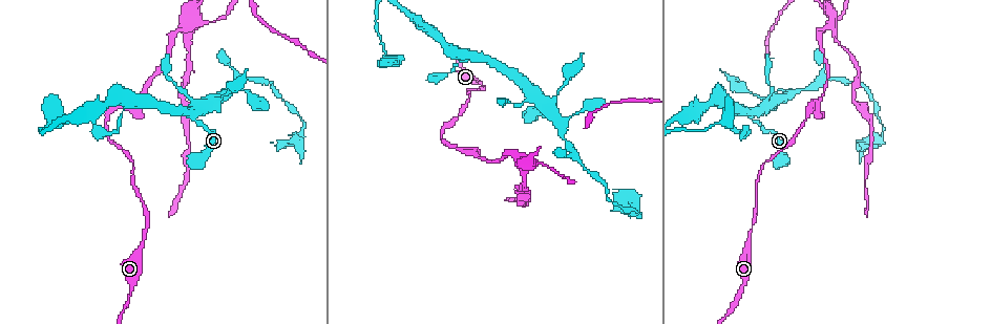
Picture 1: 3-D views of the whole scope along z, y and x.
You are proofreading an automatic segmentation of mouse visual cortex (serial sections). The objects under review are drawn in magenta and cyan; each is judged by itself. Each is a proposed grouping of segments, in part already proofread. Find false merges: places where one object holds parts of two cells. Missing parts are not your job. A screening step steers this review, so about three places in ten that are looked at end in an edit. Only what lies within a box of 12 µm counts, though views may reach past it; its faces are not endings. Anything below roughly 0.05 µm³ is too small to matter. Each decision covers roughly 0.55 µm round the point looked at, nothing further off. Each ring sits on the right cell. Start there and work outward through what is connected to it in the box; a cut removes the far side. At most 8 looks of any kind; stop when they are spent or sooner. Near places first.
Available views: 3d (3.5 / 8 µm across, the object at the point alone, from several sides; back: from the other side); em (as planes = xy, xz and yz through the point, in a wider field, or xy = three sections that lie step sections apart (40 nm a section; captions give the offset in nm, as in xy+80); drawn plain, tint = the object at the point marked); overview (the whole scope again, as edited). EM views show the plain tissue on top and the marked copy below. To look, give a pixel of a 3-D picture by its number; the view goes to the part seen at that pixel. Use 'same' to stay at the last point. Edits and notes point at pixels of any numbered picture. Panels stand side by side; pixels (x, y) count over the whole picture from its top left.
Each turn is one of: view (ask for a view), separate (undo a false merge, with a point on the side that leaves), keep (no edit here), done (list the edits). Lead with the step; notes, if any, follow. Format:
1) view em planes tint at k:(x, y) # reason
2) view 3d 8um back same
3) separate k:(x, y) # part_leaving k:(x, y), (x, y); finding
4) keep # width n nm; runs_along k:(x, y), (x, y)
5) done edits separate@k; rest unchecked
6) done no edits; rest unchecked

view 3d 3.5um at 1:(462, 151) # a fork

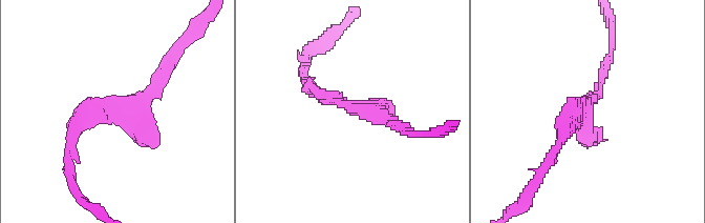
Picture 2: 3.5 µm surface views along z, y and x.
view em xy step 5 tint at 2:(354, 109)

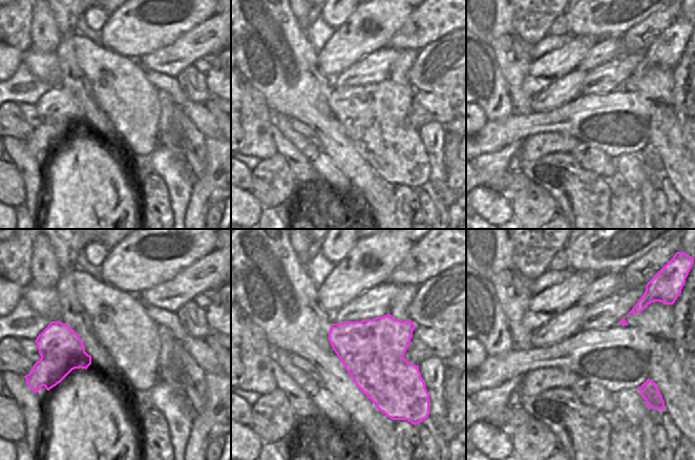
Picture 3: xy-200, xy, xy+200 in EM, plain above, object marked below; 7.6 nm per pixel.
view em xy step 2 tint same # another direction

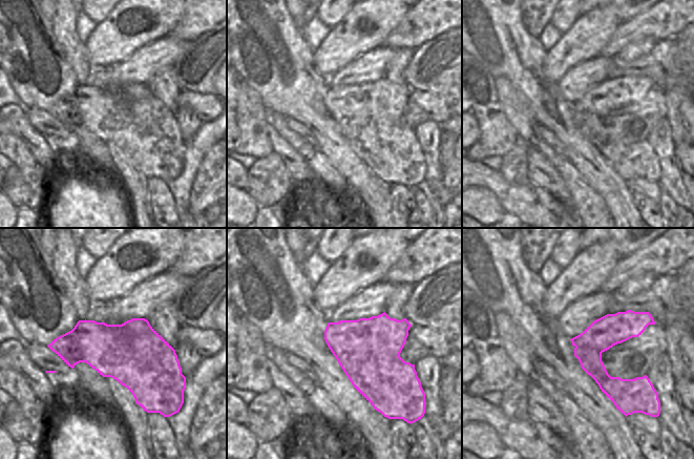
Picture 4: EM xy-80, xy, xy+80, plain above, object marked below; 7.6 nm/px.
keep # runs_along 2:(69, 143), (94, 107), (133, 104), (166, 66); all the same cell

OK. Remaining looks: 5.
view 3d 8um at 1:(190, 25) # four arms meet

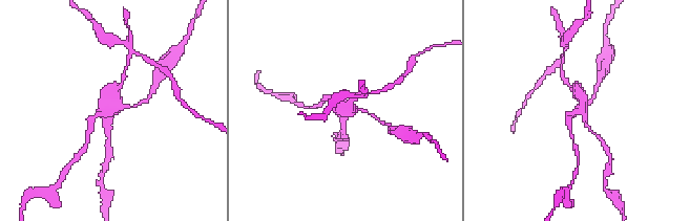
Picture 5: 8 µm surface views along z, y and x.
view em xy step 5 tint at 5:(581, 111) # shape alone is not enough

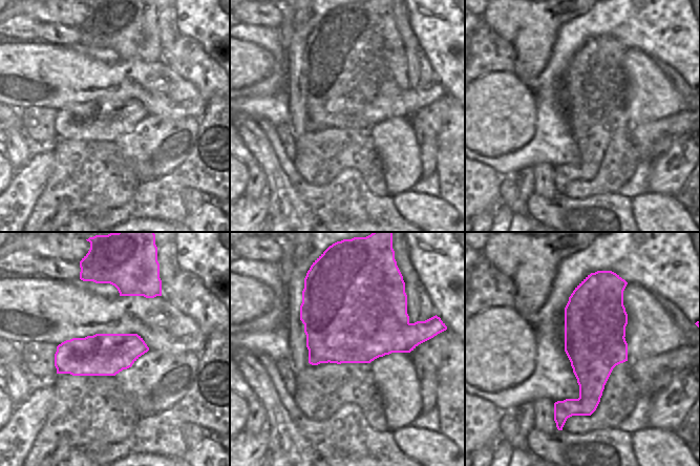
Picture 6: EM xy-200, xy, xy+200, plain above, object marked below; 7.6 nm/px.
separate 5:(577, 88) # part_leaving 5:(582, 110), (588, 128), (606, 148); a second cell is stuck on

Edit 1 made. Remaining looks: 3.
view 3d 8um at 1:(752, 117) # three arms meet

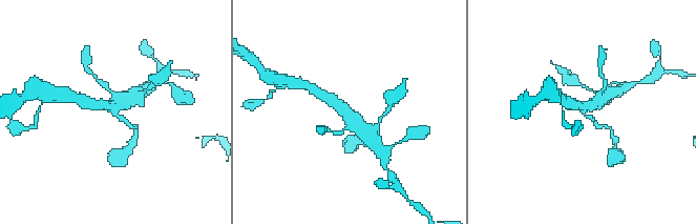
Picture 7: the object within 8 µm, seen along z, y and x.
view 3d 3.5um at 7:(349, 112)

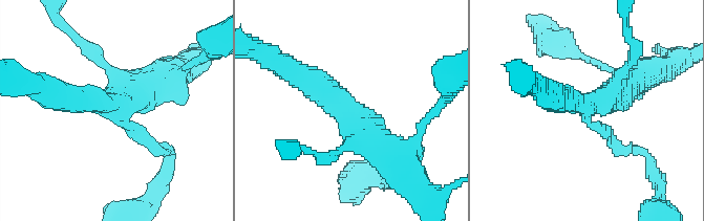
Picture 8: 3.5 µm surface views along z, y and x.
view em xy step 2 tint at 8:(588, 110)

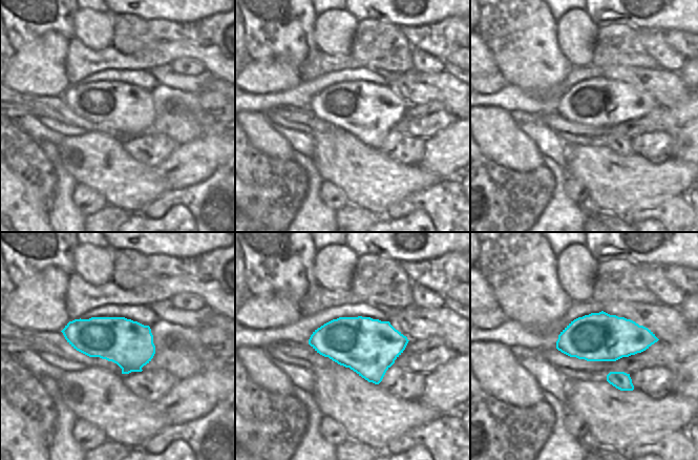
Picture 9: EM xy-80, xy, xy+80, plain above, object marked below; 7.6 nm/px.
keep # runs_along 8:(396, 146), (296, 73); all the same cell

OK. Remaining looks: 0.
done edits separate@5; rest unchecked

